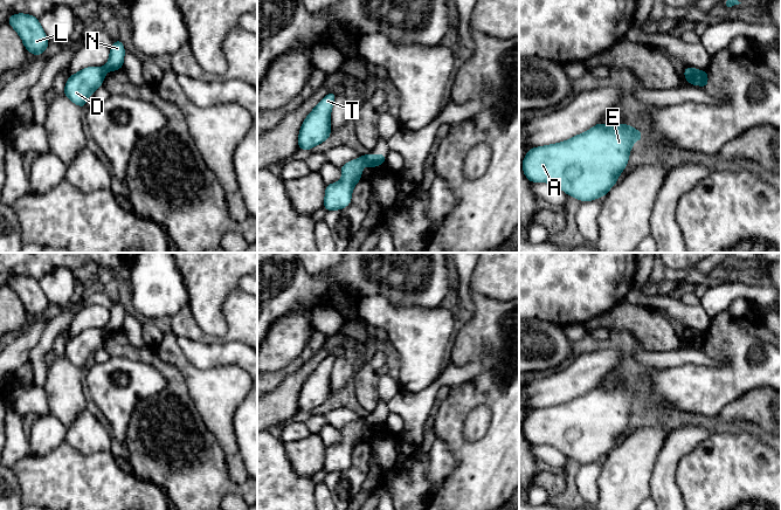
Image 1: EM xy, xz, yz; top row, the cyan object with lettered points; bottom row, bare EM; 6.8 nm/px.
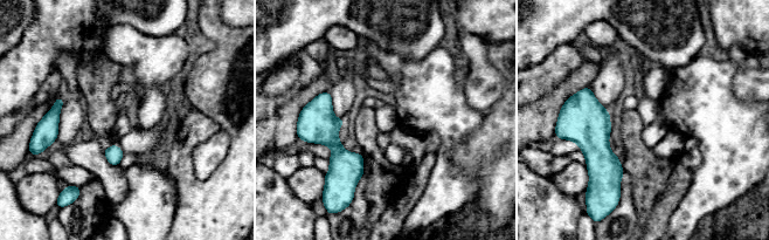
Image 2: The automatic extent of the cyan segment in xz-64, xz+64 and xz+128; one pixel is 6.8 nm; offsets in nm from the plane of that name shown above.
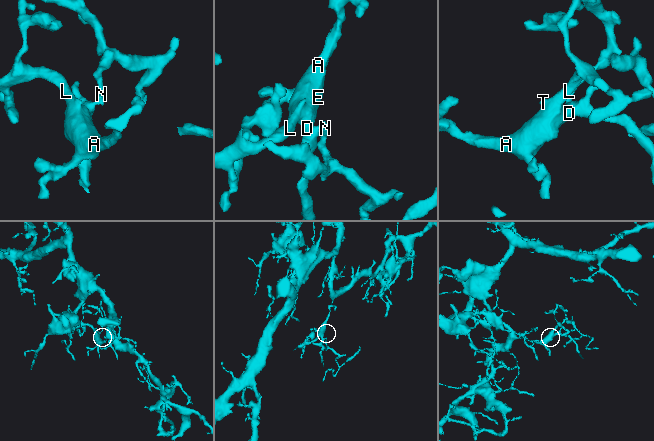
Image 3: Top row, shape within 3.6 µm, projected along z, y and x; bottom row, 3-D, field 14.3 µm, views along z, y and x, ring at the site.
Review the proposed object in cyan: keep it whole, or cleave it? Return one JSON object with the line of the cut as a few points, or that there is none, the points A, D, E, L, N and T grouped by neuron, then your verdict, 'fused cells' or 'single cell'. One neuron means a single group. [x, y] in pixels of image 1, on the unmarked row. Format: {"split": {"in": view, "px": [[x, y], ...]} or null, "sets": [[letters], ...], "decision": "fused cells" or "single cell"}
{"split": {"in": "xz", "px": [[364, 418], [366, 426]]}, "sets": [["A", "D", "E", "L", "T"], ["N"]], "decision": "fused cells"}

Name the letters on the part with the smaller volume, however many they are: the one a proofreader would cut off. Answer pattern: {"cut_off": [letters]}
{"cut_off": ["N"]}

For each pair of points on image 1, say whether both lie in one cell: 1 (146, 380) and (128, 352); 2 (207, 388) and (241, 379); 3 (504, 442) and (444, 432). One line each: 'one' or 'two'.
1: two
2: one
3: one

